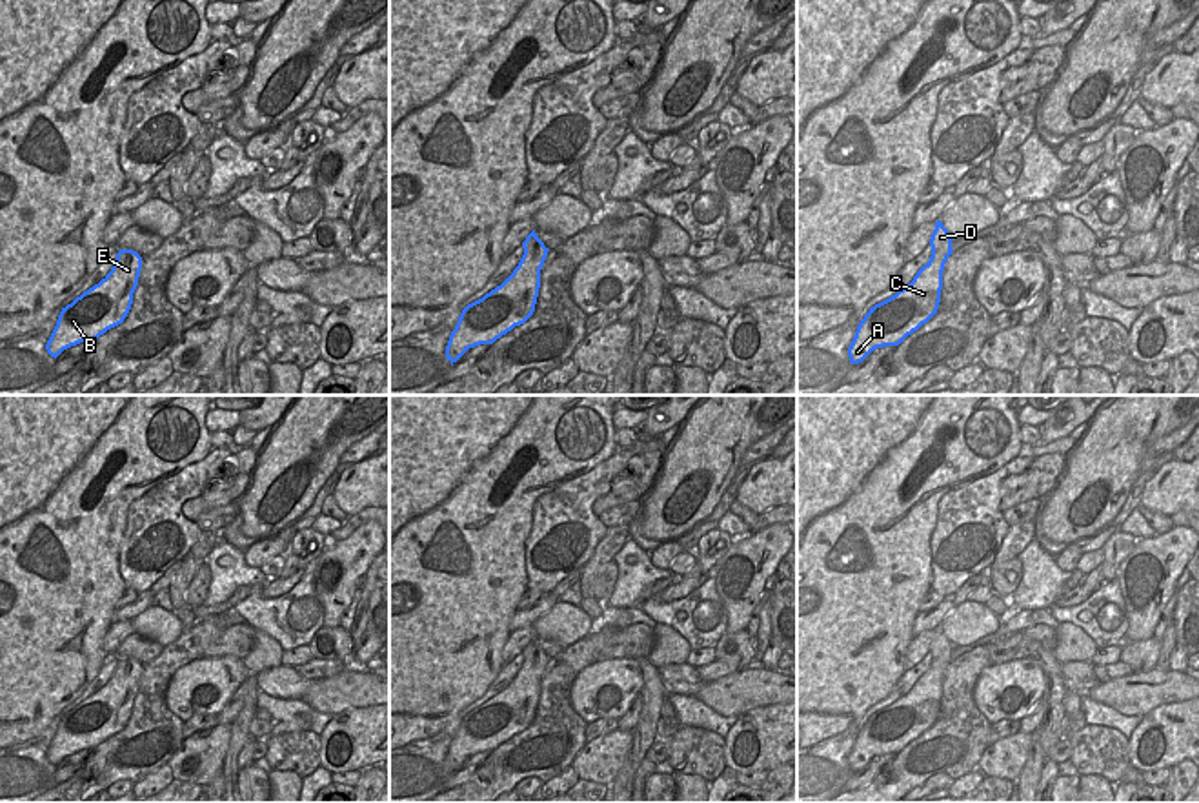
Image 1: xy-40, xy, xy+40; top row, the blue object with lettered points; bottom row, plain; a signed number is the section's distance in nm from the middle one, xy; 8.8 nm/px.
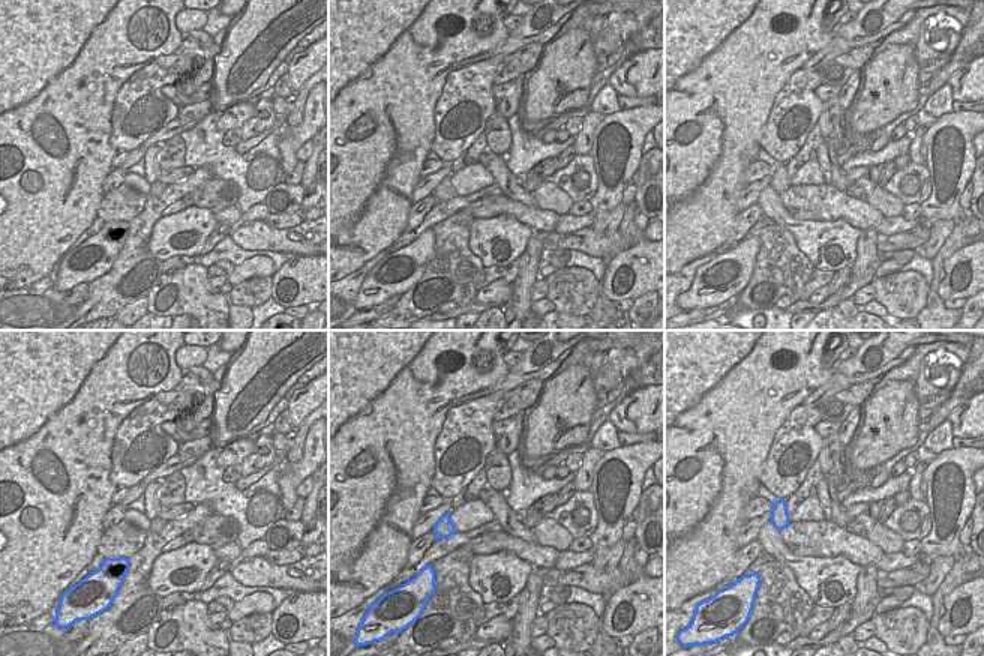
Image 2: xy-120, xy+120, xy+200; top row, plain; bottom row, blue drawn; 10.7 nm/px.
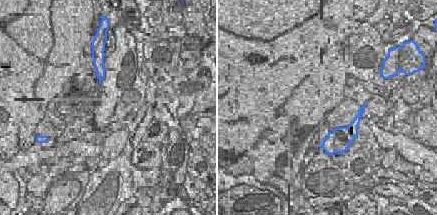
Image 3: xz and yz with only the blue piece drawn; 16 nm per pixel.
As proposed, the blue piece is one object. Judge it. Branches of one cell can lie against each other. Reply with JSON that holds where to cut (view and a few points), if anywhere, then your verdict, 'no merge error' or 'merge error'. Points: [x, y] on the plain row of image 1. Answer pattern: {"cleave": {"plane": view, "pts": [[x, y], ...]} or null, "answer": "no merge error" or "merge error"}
{"cleave": {"plane": "xy+40", "pts": [[950, 650], [941, 658], [932, 658]]}, "answer": "merge error"}

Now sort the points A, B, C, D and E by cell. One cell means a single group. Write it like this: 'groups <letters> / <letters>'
groups A B C E / D

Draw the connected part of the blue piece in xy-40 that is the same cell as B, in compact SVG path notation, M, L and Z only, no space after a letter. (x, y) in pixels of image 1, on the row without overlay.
M120 657L111 679L93 696L62 716L56 734L45 752L51 765L80 750L93 750L127 725L138 694L142 665Z

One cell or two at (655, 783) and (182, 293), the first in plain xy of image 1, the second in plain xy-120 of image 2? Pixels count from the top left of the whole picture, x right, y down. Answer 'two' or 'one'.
one

